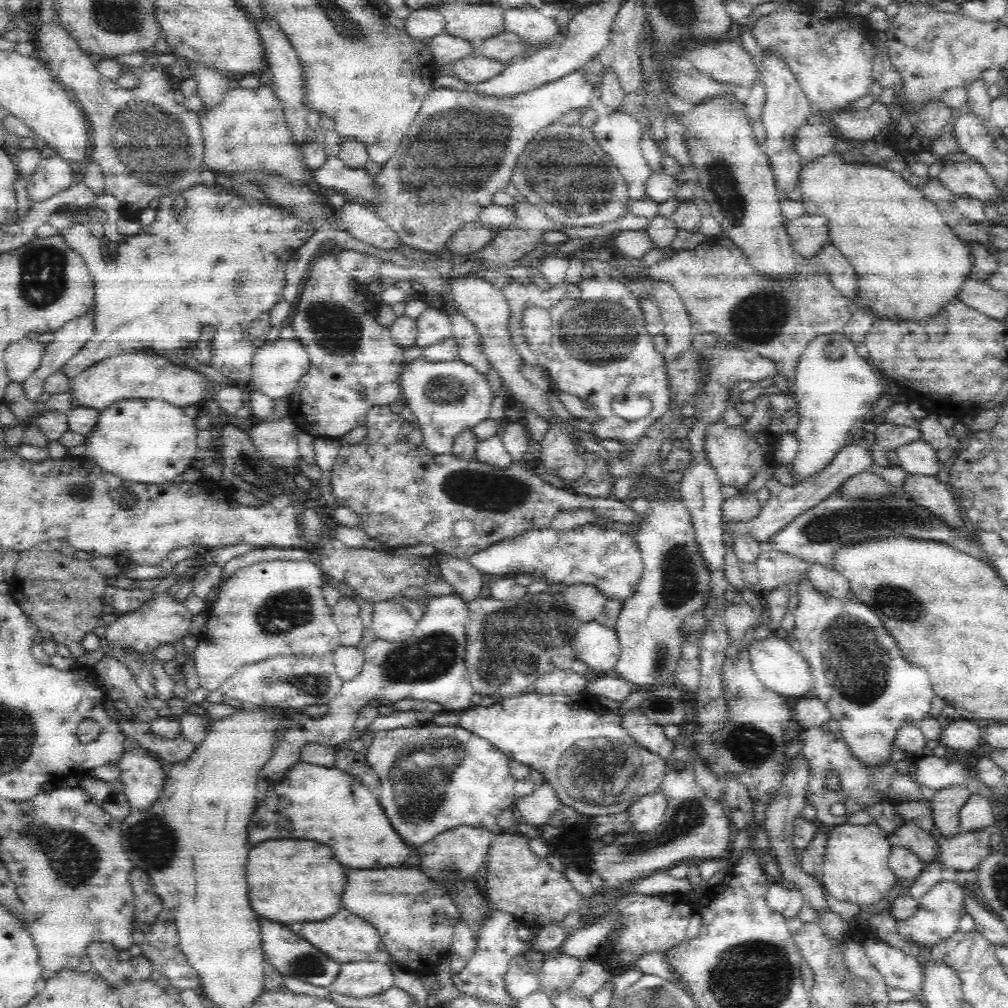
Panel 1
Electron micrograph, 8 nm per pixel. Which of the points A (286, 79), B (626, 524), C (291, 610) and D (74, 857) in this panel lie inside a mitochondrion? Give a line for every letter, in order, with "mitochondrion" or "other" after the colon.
A: other
B: other
C: mitochondrion
D: mitochondrion

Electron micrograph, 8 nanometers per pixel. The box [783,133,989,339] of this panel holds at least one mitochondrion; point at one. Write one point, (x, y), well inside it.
(950, 324)

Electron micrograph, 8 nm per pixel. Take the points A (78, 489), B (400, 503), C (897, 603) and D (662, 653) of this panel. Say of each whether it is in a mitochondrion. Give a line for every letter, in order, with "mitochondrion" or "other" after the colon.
A: mitochondrion
B: other
C: mitochondrion
D: mitochondrion

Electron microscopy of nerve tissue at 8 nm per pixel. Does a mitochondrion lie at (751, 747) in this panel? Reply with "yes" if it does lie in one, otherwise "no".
yes

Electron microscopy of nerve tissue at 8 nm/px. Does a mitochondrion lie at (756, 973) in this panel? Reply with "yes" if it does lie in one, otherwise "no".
yes

